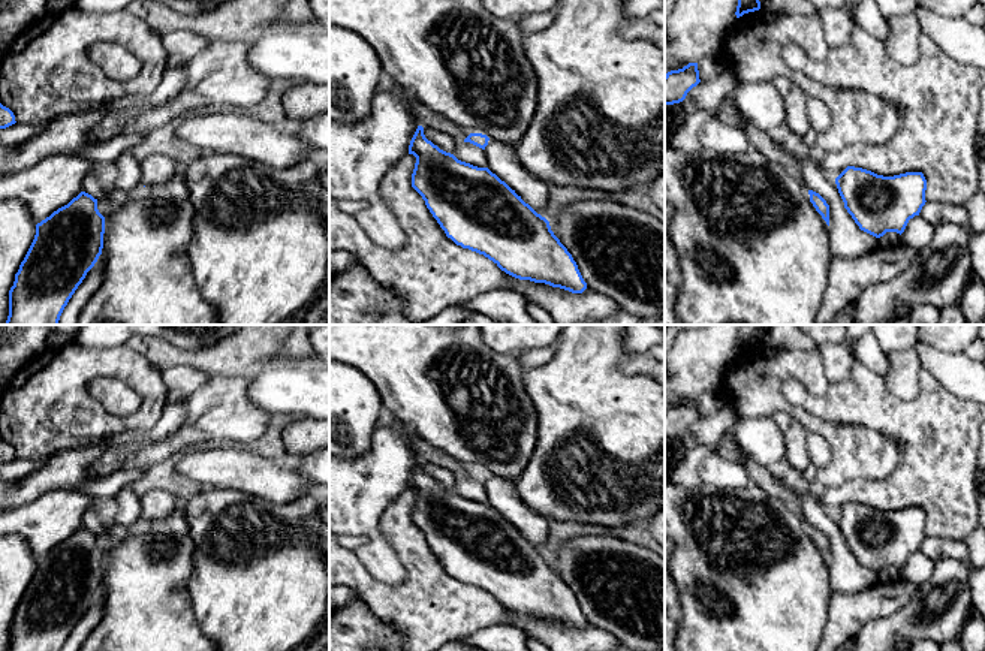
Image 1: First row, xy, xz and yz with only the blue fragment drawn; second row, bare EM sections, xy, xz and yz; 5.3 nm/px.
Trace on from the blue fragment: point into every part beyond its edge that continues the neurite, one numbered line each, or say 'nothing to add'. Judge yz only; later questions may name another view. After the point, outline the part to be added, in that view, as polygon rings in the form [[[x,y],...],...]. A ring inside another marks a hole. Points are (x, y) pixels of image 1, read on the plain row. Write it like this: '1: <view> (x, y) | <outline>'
nothing to add

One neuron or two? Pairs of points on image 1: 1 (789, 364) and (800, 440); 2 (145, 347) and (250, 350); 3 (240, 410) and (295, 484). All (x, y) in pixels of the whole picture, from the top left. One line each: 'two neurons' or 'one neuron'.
1: two neurons
2: one neuron
3: two neurons

